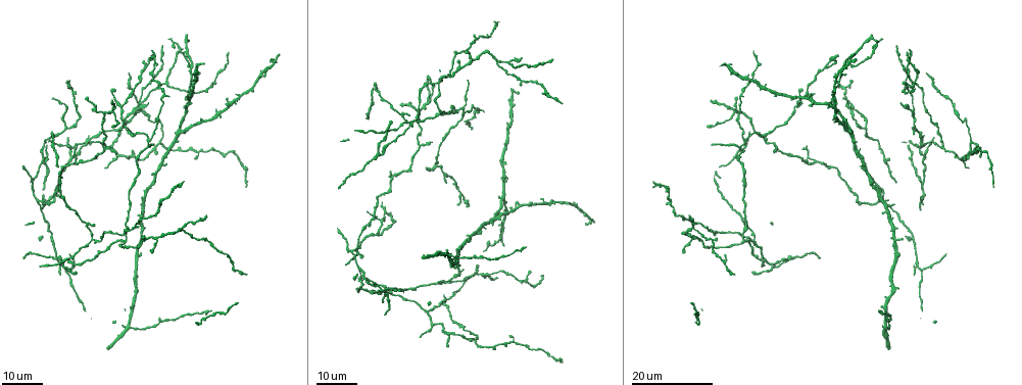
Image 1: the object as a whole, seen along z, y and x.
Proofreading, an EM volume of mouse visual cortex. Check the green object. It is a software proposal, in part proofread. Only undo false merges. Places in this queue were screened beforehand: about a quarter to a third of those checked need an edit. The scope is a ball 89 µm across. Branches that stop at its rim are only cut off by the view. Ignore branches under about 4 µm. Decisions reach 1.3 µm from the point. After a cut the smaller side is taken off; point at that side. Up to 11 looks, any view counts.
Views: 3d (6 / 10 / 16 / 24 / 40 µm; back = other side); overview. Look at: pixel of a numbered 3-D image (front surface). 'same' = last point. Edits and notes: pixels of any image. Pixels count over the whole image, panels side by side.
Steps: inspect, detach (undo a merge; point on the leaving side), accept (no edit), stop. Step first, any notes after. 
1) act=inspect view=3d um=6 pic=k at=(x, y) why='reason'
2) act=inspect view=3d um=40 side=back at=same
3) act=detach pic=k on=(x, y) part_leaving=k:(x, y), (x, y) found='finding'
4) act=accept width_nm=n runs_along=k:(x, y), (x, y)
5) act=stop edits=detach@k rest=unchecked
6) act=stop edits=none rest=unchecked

act=inspect view=3d um=24 pic=1 at=(379, 152) why='looks like a crossing'

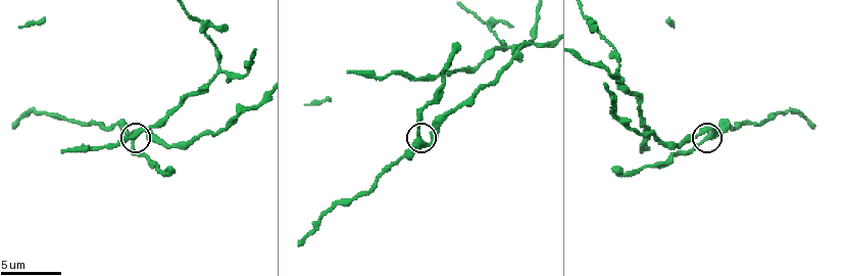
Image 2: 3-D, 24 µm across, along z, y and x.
act=inspect view=3d um=6 pic=2 at=(420, 139)

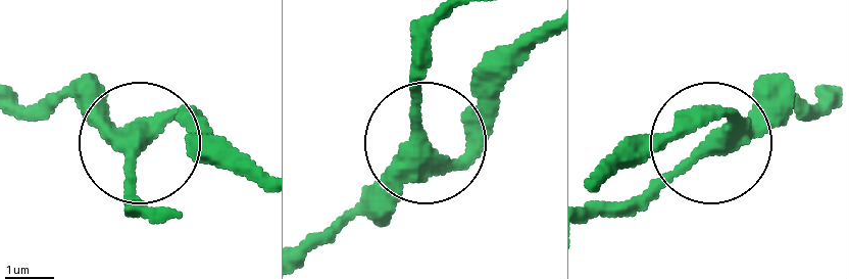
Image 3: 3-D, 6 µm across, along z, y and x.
act=accept width_nm=300 runs_along=3:(593, 176), (728, 120), (621, 208) found='one neuron here'

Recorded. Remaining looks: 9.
act=inspect view=3d um=16 pic=2 at=(504, 49) why='three-way junction'

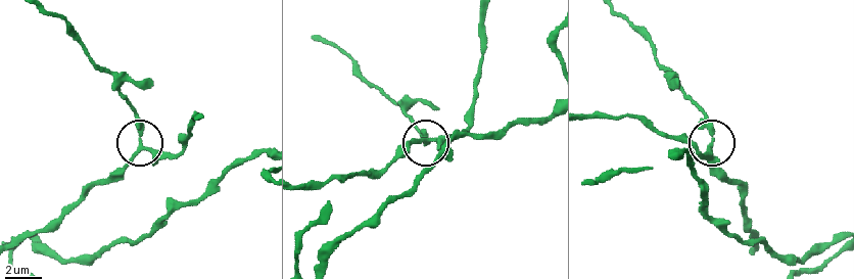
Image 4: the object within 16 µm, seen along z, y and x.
act=inspect view=3d um=16 side=back pic=4 at=(141, 147) why='other side'

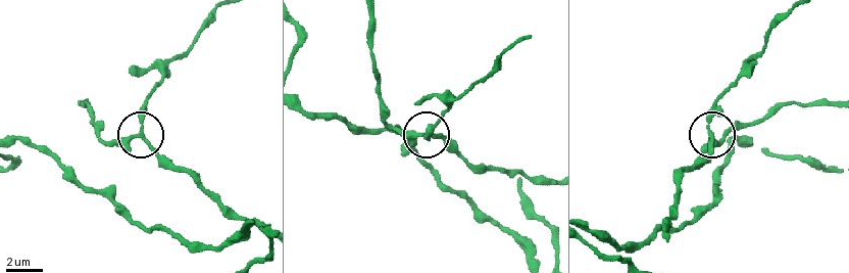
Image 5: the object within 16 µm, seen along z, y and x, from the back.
act=accept width_nm=200 found='one neuron here'

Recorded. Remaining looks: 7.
act=inspect view=3d um=16 pic=1 at=(183, 229)

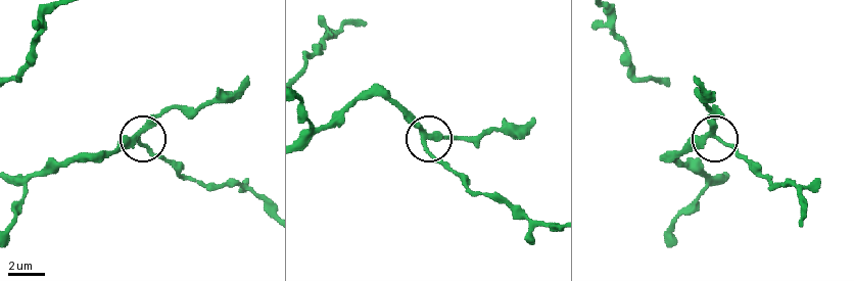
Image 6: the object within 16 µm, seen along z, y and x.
act=inspect view=3d um=6 pic=6 at=(426, 139)

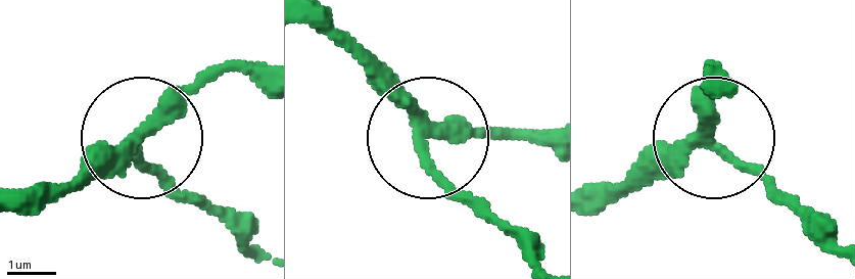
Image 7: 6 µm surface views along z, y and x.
act=inspect view=3d um=6 side=back pic=7 at=(714, 143)

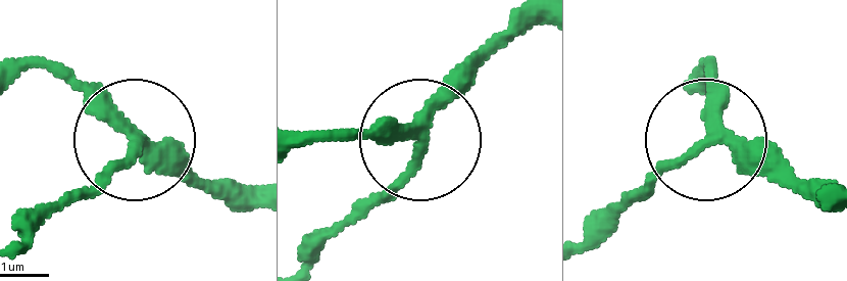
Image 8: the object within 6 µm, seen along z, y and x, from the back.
act=accept width_nm=240 runs_along=8:(259, 201), (222, 197), (126, 136), (44, 58) found='all the same neuron'

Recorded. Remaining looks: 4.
act=inspect view=3d um=24 pic=1 at=(440, 115) why='branch point'

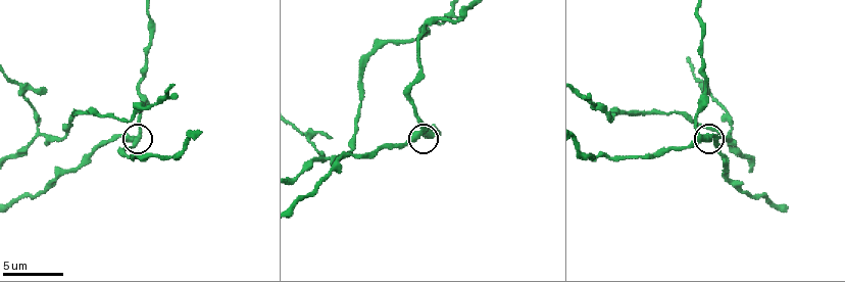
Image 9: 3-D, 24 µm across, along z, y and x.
act=inspect view=3d um=10 pic=9 at=(416, 133)

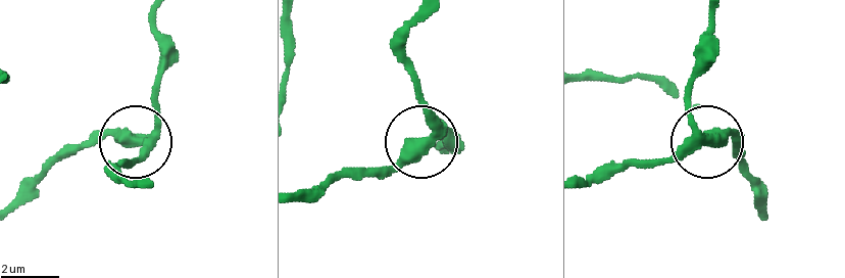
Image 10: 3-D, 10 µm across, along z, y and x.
act=accept runs_along=10:(712, 18), (691, 122), (708, 143), (740, 143) found='one neuron here'

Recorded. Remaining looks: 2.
act=inspect view=3d um=24 pic=1 at=(434, 167) why='branch point'

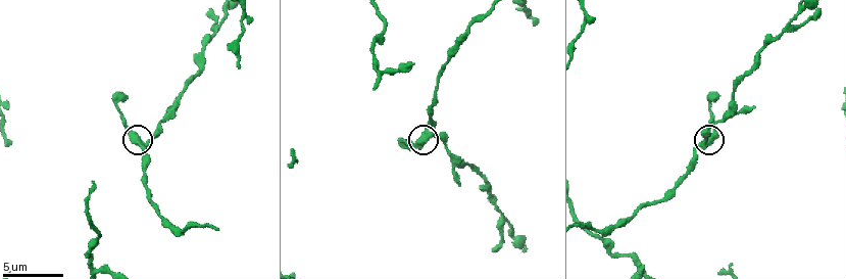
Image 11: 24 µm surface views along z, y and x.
act=inspect view=3d um=10 pic=11 at=(430, 136)

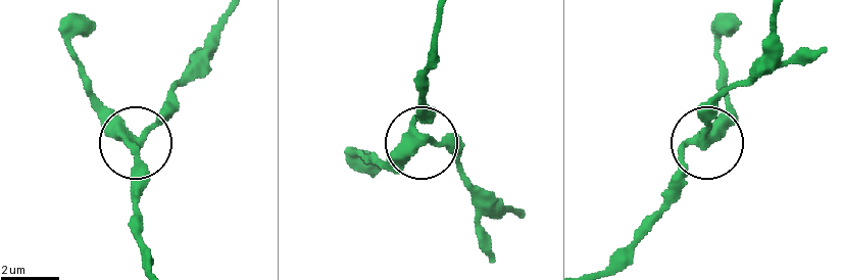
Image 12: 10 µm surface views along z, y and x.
act=accept runs_along=12:(437, 26), (417, 140), (374, 165) found='all the same neuron'

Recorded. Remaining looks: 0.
act=stop edits=none rest=unchecked

